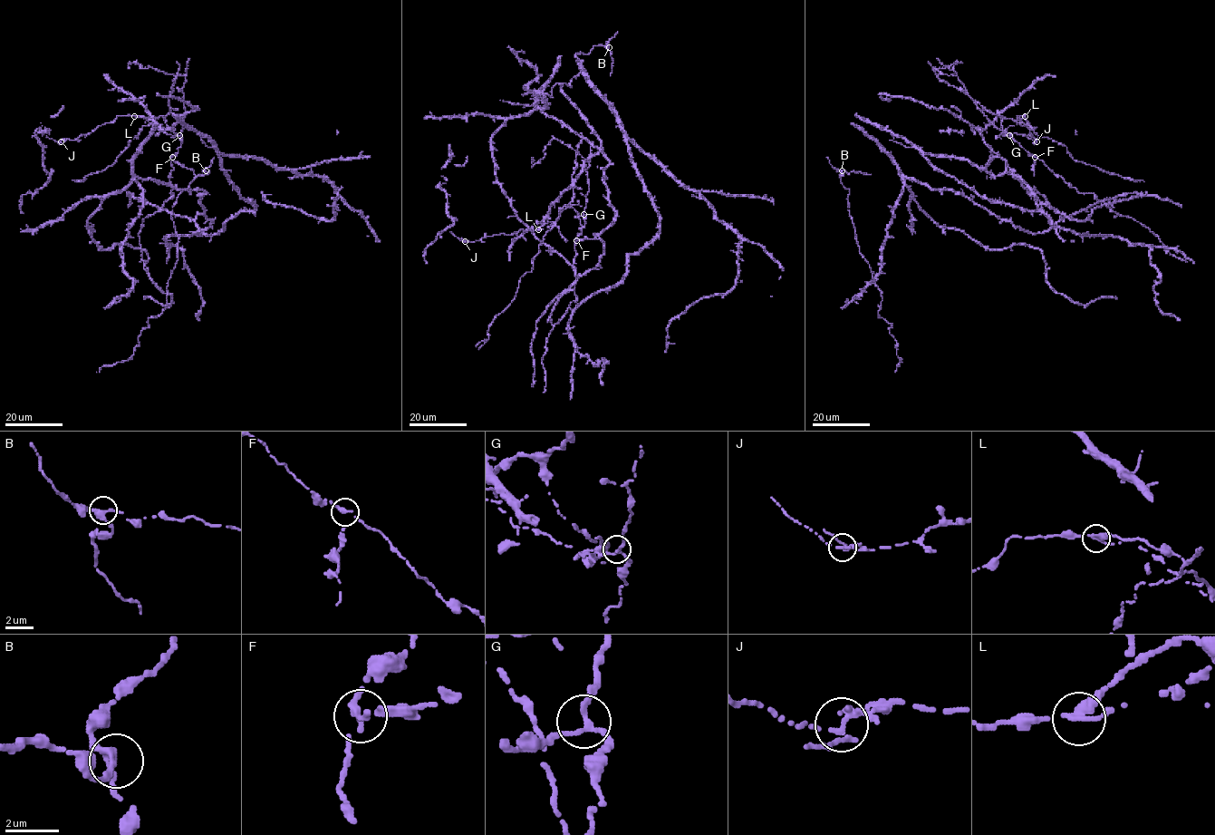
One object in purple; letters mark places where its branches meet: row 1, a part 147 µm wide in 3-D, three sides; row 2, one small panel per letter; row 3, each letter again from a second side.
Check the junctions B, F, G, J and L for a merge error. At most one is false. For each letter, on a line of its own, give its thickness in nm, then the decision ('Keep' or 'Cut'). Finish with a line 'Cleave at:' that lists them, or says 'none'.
B: Thickness 280 nm. Keep
F: Thickness 200 nm. Keep
G: Thickness 180 nm. Keep
J: Thickness 240 nm. Keep
L: Thickness 240 nm. Cut
Cleave at: L

